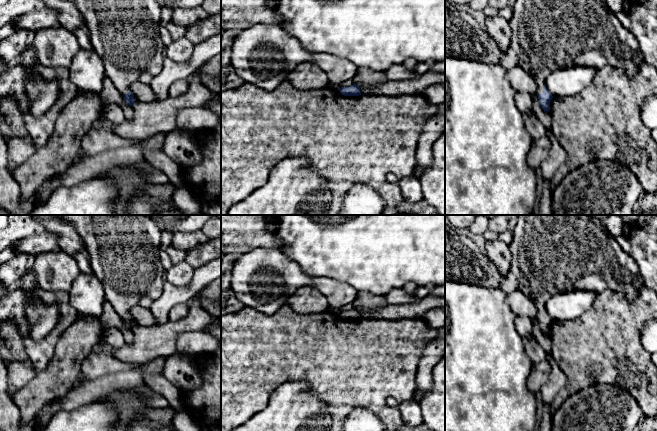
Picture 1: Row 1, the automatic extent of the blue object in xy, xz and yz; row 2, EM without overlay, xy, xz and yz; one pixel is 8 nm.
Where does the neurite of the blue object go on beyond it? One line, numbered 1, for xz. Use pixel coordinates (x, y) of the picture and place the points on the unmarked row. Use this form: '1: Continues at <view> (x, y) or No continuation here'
1: No continuation here

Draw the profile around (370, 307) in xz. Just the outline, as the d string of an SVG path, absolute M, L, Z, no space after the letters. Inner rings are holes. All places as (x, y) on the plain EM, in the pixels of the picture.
M359 292L356 308L361 319L408 319L422 318L426 312L437 307L445 307L445 296L429 294L418 302L407 305L390 305L384 296L374 296L368 292Z

